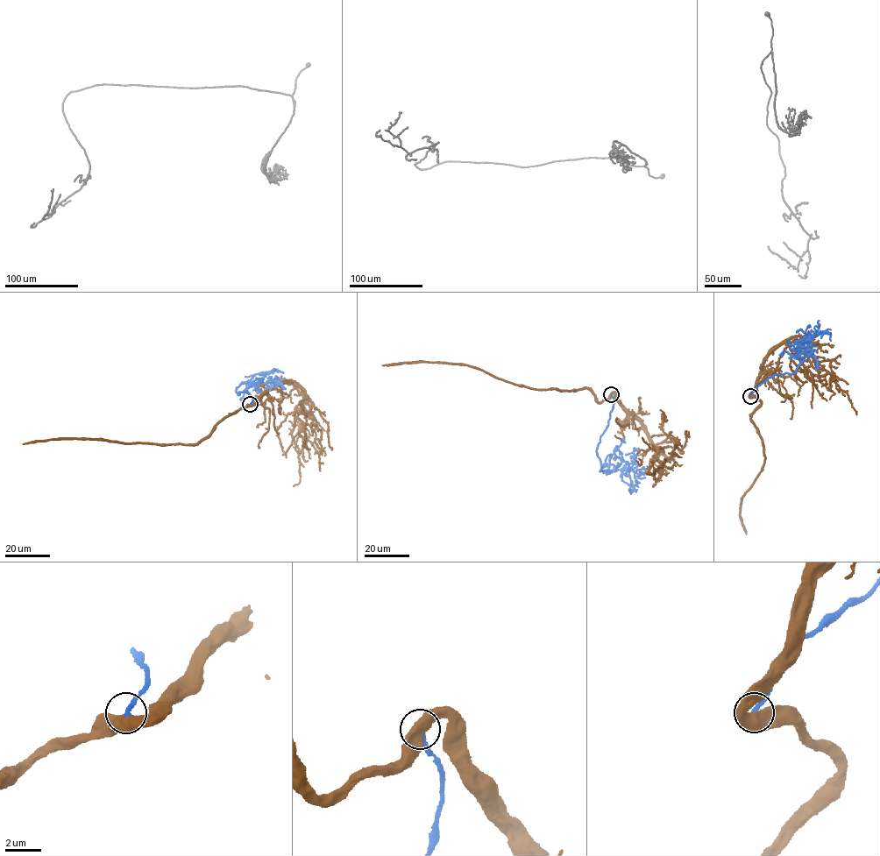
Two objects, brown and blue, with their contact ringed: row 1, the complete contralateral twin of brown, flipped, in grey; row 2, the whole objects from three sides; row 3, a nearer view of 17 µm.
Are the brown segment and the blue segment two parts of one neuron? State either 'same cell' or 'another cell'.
another cell

